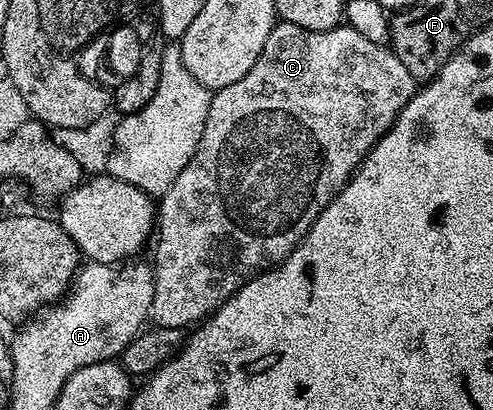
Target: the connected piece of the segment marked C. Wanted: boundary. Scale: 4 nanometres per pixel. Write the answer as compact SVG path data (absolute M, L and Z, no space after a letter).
M279 21L248 73L236 84L213 91L204 136L184 172L172 180L157 203L153 325L193 327L223 306L250 278L279 266L312 228L316 216L343 190L366 153L385 136L415 89L412 72L400 64L393 49L360 36L356 28L343 24L328 32L312 32Z

